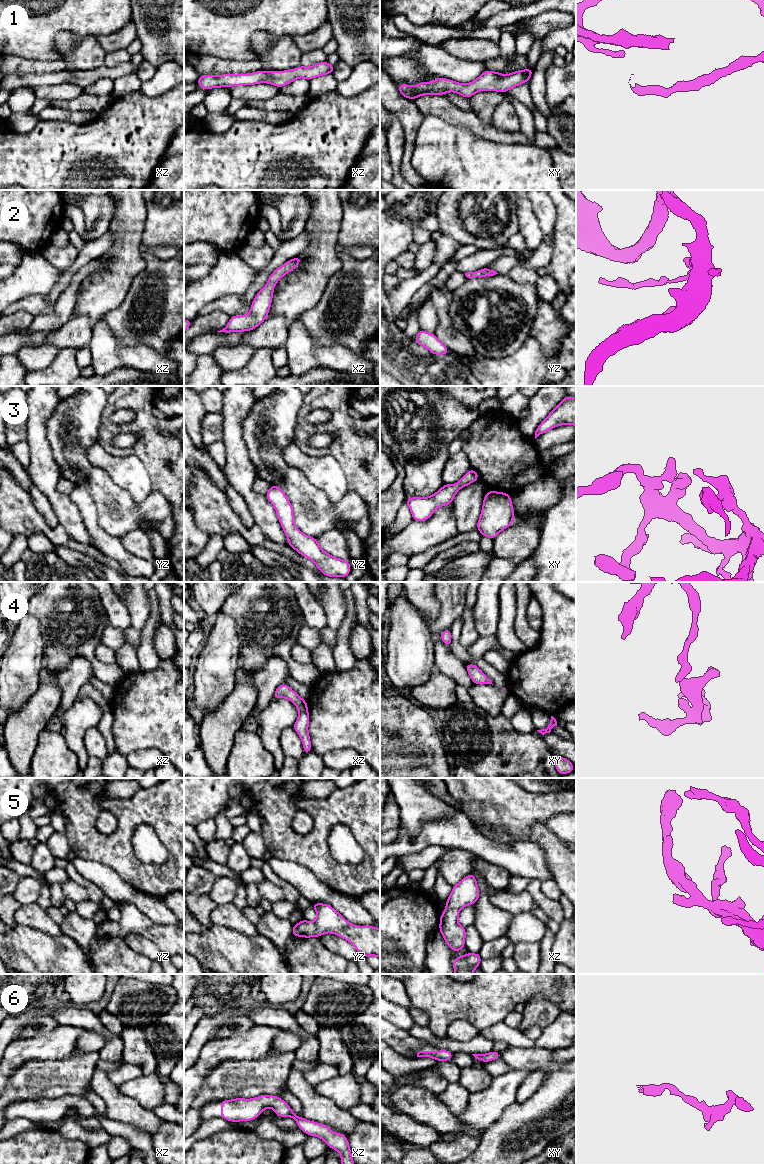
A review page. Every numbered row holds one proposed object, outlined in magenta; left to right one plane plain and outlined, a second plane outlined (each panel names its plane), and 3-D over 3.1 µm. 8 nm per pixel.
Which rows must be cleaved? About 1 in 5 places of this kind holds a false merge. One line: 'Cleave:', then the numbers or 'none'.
Cleave: none

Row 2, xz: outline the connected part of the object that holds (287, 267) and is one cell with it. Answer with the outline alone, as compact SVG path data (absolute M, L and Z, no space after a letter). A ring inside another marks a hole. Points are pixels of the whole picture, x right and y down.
M298 256L277 268L269 276L267 284L255 296L251 304L250 313L247 315L231 316L227 326L217 332L243 332L257 328L267 319L275 285L283 276L295 269L300 264L301 260L302 257Z

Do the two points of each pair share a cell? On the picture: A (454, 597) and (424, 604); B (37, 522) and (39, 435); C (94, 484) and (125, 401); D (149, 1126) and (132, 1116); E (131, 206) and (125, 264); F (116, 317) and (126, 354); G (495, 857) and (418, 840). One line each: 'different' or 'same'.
A: different
B: different
C: different
D: same
E: same
F: different
G: same

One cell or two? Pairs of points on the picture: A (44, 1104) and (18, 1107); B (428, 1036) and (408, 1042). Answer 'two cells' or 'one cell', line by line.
A: one cell
B: two cells

